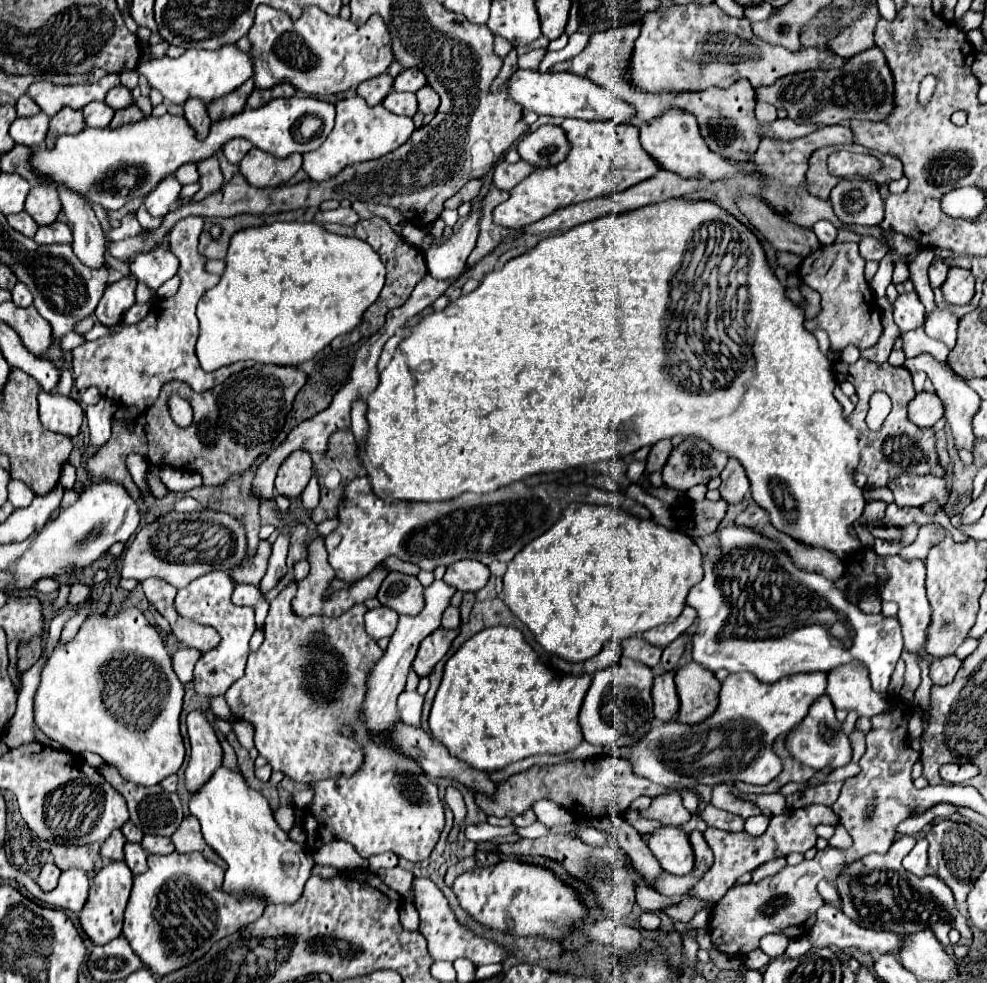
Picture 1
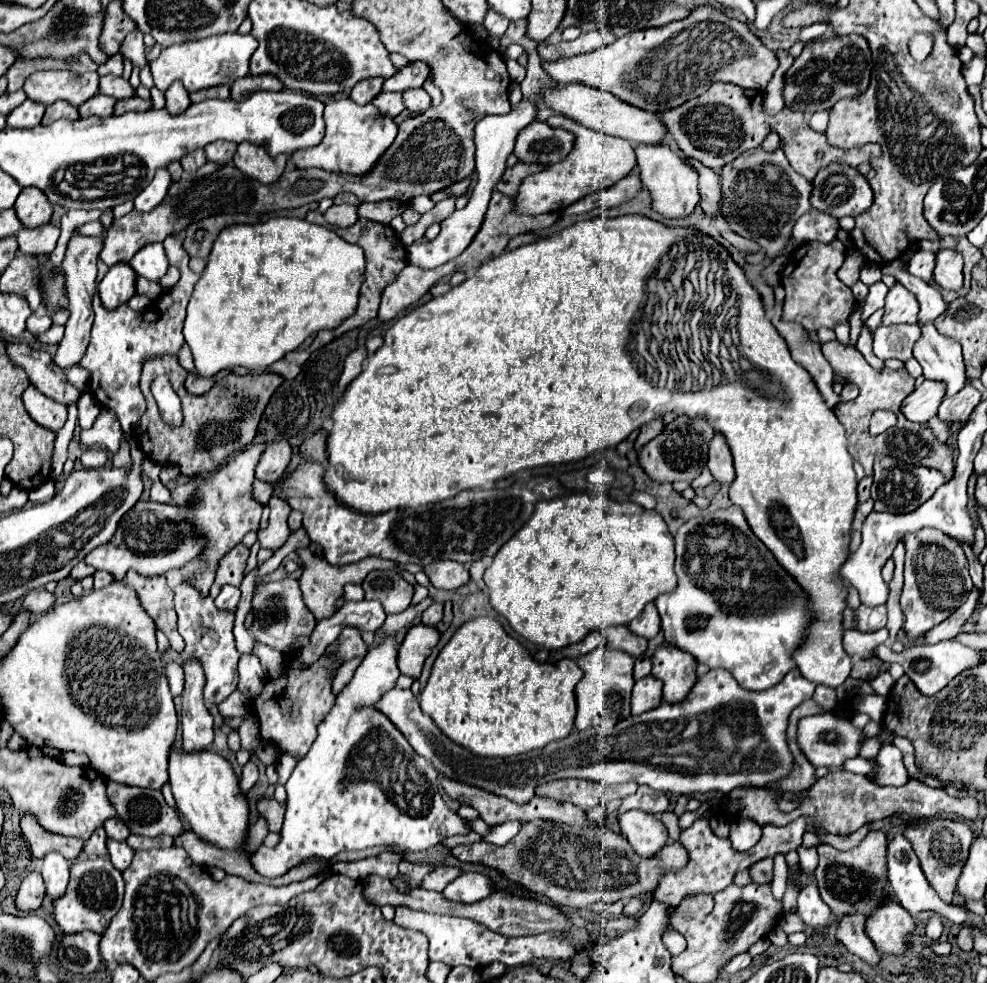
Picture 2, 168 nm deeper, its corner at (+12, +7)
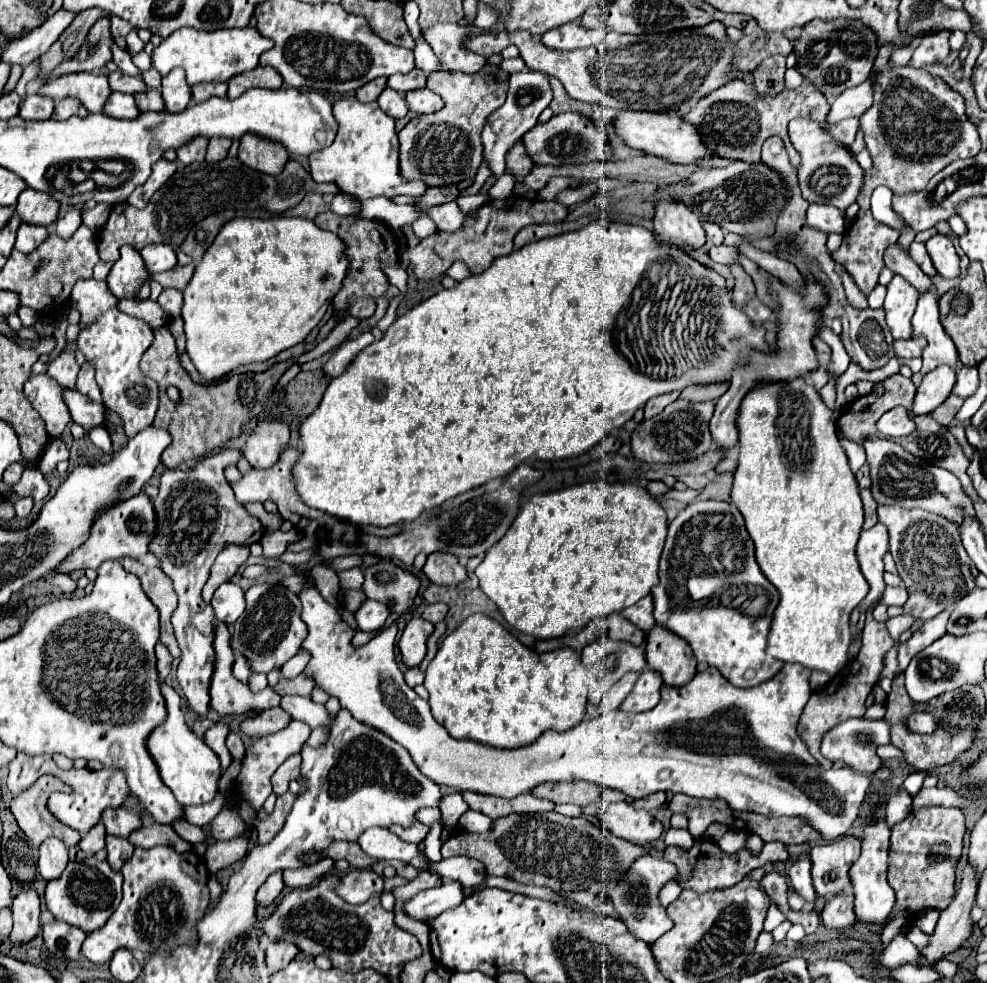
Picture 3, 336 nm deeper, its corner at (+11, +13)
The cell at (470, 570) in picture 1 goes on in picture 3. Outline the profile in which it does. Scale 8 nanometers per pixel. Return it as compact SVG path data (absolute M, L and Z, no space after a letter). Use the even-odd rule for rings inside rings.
M431 553L427 557L423 573L437 585L459 585L467 579L465 567L451 553Z

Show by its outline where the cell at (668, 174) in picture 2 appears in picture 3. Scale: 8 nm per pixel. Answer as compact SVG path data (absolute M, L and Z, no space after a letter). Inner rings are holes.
M673 197L655 201L655 233L659 241L683 247L701 247L705 243L705 229L695 213L683 201L673 201Z

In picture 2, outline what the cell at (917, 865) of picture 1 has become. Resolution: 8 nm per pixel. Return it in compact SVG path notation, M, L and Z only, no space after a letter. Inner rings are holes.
M894 833L888 841L888 859L886 859L886 867L888 867L888 883L890 883L890 889L894 891L896 899L900 901L900 905L910 913L922 913L922 911L936 911L940 915L944 915L952 925L964 925L966 919L968 919L968 911L964 907L954 907L954 905L946 905L938 895L936 891L930 887L930 883L926 881L922 869L920 869L920 863L918 863L918 857L914 855L910 843L900 835L900 833Z

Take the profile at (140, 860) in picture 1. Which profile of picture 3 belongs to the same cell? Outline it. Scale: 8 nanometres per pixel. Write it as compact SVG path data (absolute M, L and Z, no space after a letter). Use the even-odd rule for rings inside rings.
M107 835L107 861L109 861L109 865L113 867L113 869L121 869L123 867L123 863L133 855L133 845L127 841L127 839L123 839L123 837L113 837L113 835Z

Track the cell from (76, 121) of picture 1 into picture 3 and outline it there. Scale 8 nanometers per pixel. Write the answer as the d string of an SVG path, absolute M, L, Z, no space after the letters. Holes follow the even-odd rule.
M61 99L55 103L55 111L53 111L53 119L69 119L71 115L79 115L85 117L89 111L77 101L77 99Z

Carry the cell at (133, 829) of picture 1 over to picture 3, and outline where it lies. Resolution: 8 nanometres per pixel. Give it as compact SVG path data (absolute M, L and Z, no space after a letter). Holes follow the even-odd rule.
M125 807L105 809L101 821L107 829L107 835L115 835L115 837L129 837L129 833L133 833L135 829L139 829L143 825L141 819Z

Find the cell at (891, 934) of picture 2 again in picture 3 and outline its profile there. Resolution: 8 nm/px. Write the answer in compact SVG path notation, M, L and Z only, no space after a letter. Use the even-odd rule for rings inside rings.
M877 821L873 825L865 827L863 833L863 849L859 859L851 867L851 881L853 881L853 893L855 893L855 915L861 923L875 923L875 925L885 925L893 913L895 907L895 891L887 881L887 851L889 851L889 827L885 821Z

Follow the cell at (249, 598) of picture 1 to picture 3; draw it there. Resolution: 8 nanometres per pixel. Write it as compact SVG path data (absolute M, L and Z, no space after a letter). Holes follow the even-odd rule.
M227 581L215 591L211 605L215 609L215 619L233 623L245 611L245 593L237 583Z

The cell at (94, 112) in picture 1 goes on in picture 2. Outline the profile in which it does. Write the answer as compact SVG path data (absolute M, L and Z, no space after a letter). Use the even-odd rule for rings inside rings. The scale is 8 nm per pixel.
M98 93L92 99L88 99L84 103L84 107L78 107L78 111L80 111L80 117L90 117L90 115L110 117L110 115L114 115L114 105L116 105L116 99Z

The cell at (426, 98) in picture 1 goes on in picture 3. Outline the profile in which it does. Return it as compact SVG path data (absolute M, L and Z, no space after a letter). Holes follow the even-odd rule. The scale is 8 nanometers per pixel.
M427 87L405 93L405 99L407 99L409 109L415 111L415 113L419 113L419 115L423 115L423 113L435 113L437 109L441 109L441 97L437 97Z

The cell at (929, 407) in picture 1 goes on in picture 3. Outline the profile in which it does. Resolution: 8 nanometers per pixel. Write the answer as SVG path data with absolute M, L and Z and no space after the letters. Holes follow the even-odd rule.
M945 365L941 369L933 369L931 373L927 373L913 399L913 415L933 413L951 395L953 383L955 383L955 371L945 369Z

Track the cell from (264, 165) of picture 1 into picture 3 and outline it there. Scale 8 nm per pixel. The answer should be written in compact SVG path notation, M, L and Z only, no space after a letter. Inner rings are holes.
M245 133L239 143L239 159L243 161L243 165L255 171L261 171L267 175L279 175L289 159L289 153L283 145Z

